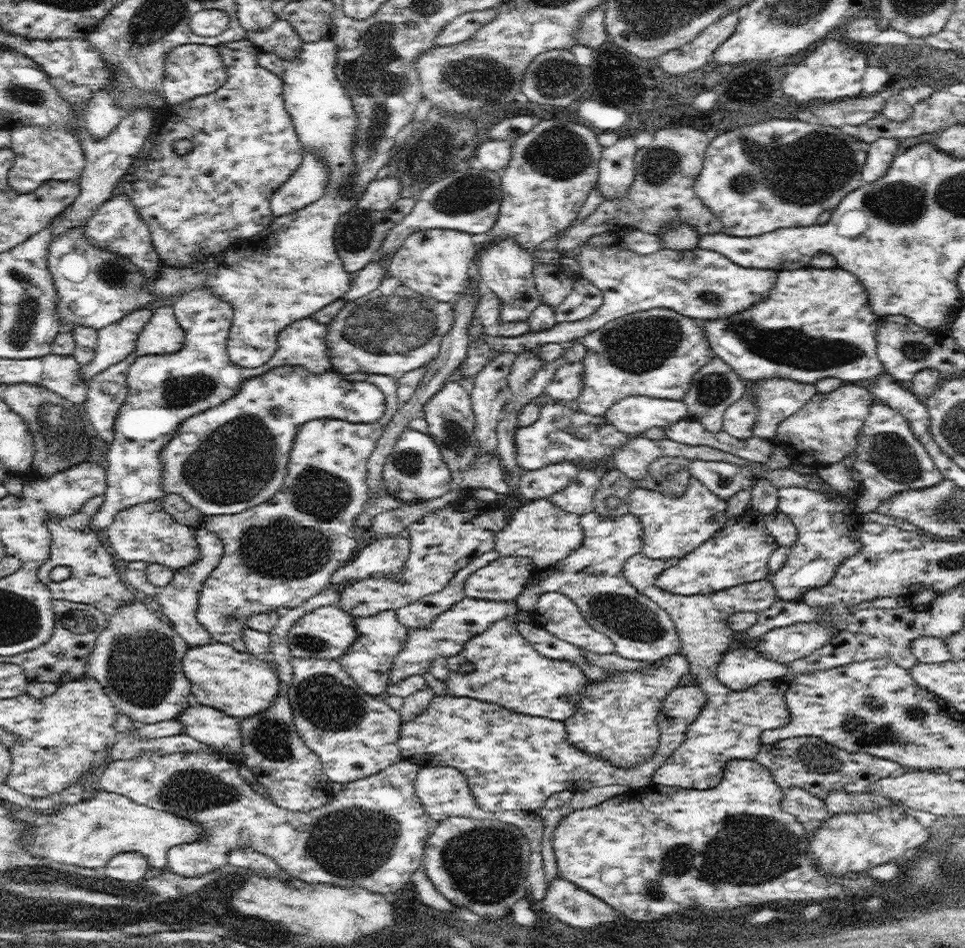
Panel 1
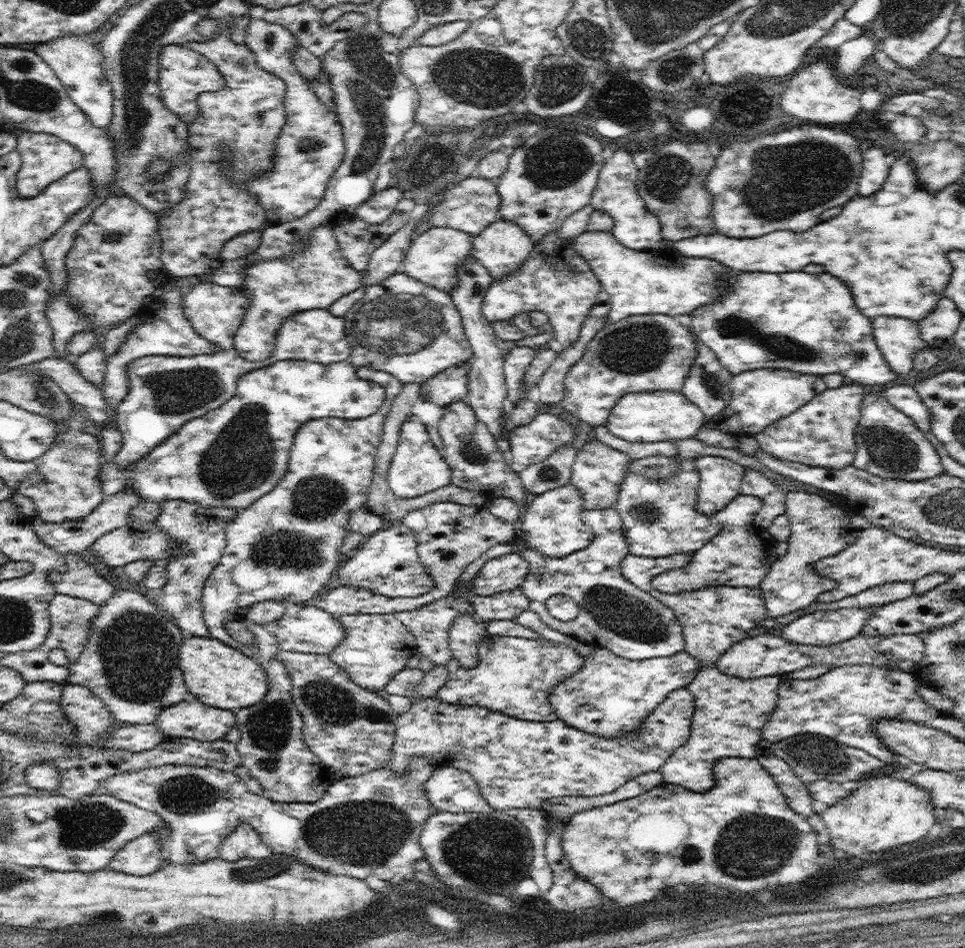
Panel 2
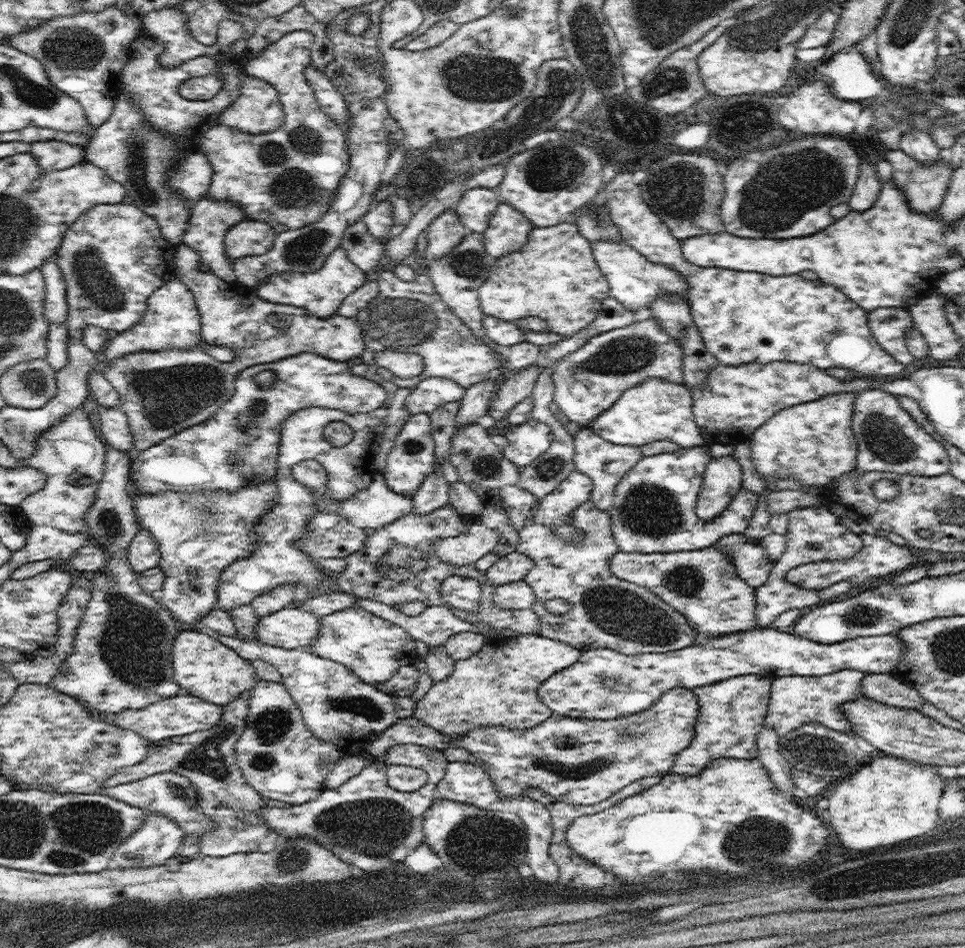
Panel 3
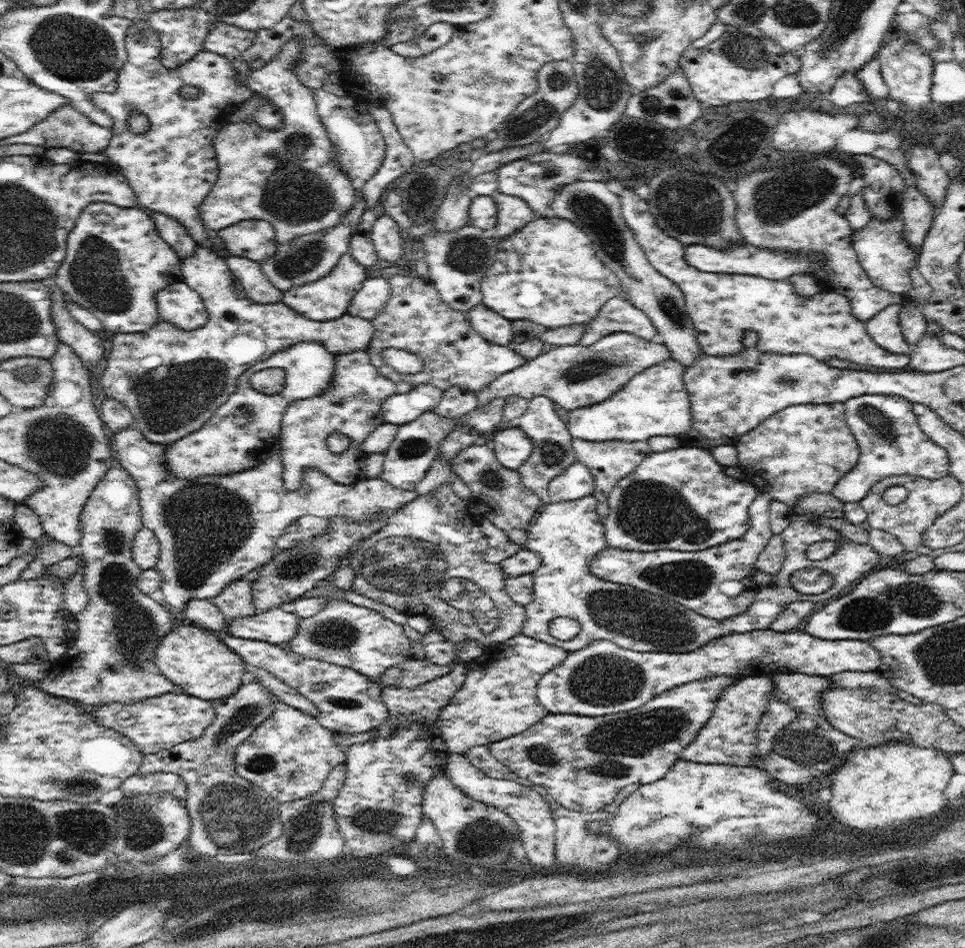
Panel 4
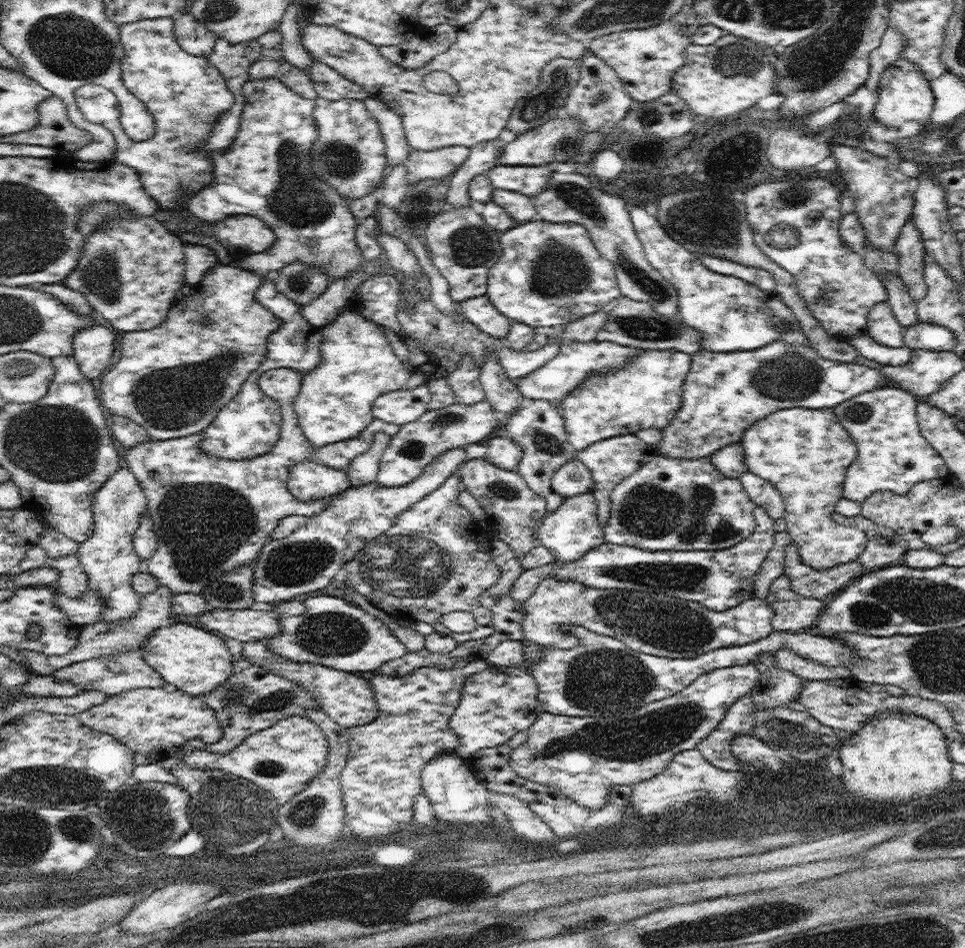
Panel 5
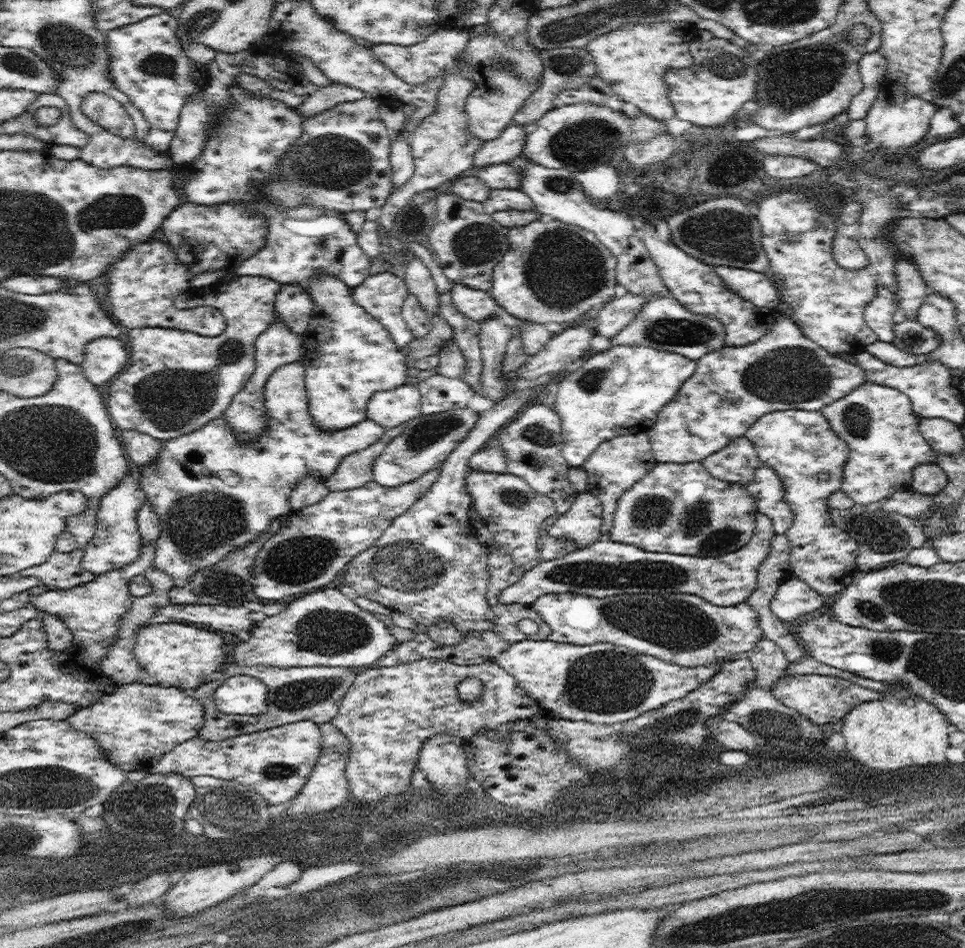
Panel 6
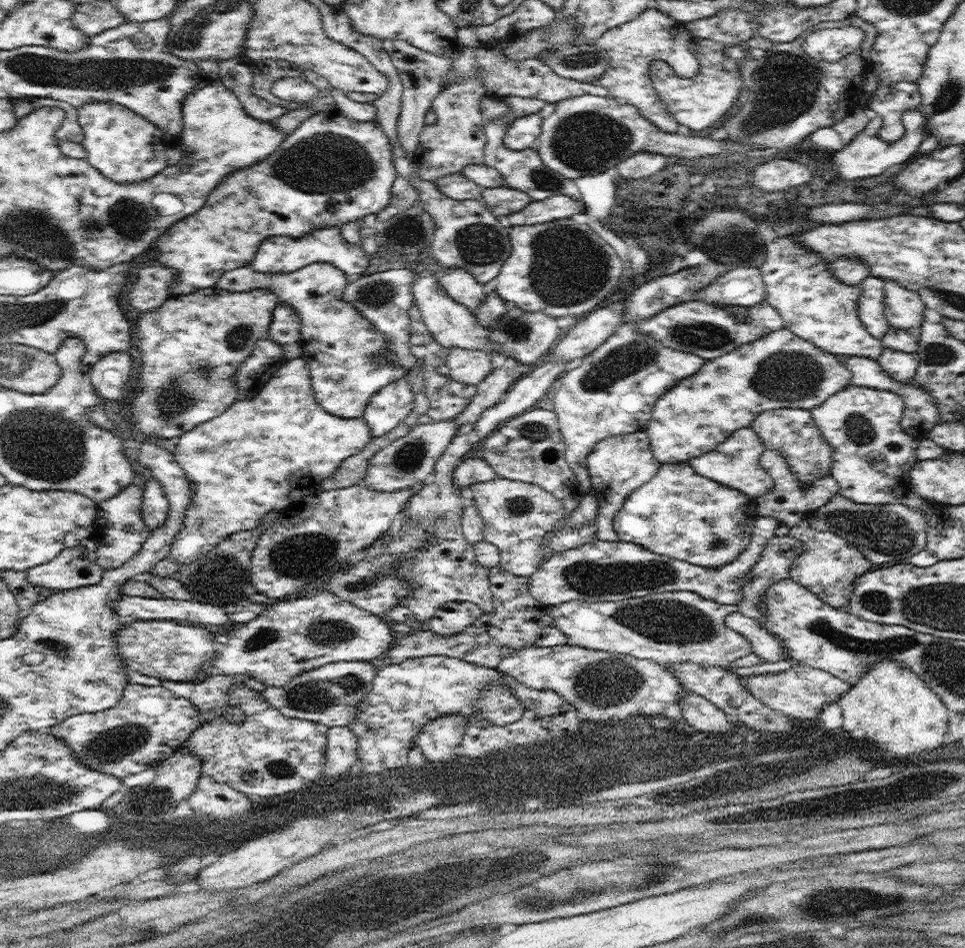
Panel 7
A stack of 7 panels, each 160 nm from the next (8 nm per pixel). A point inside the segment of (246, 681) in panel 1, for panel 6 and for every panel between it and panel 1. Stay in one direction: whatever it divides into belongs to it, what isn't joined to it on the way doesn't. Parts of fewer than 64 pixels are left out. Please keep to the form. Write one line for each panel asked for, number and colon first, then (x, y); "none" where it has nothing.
2: (218, 675)
3: (206, 668)
4: (191, 657)
5: (196, 661)
6: (179, 655)

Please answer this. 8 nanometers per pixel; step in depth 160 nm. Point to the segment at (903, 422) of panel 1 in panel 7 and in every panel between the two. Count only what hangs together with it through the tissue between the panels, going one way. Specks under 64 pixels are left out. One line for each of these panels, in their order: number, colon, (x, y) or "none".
2: (889, 444)
3: (889, 440)
4: (891, 443)
5: (892, 455)
6: (885, 445)
7: (872, 456)

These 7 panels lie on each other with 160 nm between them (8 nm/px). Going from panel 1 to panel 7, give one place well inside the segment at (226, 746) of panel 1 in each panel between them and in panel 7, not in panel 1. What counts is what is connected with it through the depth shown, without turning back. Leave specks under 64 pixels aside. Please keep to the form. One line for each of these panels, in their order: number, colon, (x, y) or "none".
2: (195, 720)
3: (179, 715)
4: (162, 722)
5: (154, 723)
6: (136, 725)
7: (146, 726)

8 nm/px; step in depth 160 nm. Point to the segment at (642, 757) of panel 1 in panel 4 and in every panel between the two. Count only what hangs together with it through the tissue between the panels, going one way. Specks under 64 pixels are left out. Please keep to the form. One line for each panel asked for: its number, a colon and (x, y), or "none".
2: (610, 696)
3: (604, 684)
4: (603, 678)

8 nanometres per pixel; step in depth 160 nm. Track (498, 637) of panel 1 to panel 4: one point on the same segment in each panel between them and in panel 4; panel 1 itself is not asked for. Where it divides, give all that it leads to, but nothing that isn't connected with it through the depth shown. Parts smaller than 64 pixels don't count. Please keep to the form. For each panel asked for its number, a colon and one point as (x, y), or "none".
2: (514, 676)
3: (497, 686)
4: (498, 699)

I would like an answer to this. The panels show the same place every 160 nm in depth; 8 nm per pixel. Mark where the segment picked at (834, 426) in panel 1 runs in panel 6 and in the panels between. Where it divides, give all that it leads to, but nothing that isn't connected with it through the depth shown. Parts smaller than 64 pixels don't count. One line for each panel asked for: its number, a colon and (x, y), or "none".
2: (821, 433)
3: (813, 443)
4: (804, 448)
5: (805, 454)
6: (809, 458)

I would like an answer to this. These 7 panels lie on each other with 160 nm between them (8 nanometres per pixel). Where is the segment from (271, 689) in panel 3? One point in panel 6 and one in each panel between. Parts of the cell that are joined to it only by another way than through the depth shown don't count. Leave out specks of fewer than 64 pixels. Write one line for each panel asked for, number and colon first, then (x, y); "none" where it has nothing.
4: (290, 754)
5: (283, 759)
6: (277, 762)

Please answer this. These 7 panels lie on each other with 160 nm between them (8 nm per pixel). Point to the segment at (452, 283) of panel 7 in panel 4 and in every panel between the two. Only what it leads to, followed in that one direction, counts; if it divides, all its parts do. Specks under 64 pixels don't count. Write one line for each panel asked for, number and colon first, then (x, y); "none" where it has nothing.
4: (491, 326)
5: (480, 311)
6: (478, 305)

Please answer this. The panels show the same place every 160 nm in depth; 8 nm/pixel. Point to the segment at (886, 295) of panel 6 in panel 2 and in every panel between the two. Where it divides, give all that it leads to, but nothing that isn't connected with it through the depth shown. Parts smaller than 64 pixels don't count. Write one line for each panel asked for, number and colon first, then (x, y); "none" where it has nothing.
2: (899, 340)
3: (888, 326)
4: (884, 328)
5: (882, 325)

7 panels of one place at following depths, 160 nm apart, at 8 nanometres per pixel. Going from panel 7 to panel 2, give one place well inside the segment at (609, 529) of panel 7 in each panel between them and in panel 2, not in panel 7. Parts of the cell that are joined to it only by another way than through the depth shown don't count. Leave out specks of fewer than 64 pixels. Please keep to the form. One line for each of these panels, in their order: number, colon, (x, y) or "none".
2: (598, 471)
3: (605, 463)
4: (608, 461)
5: (610, 461)
6: (617, 464)

